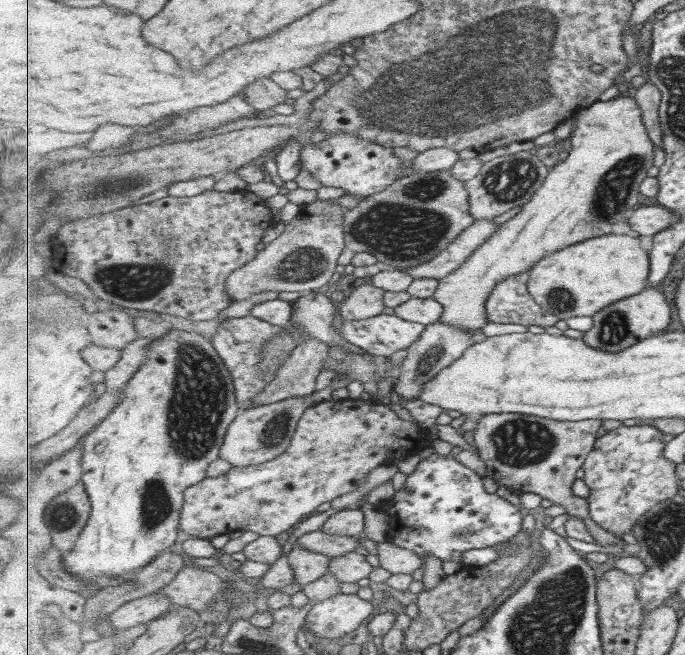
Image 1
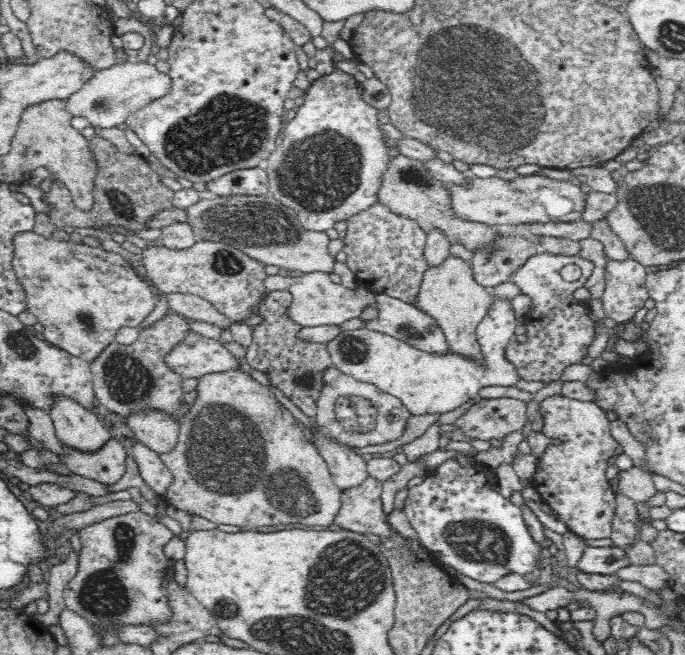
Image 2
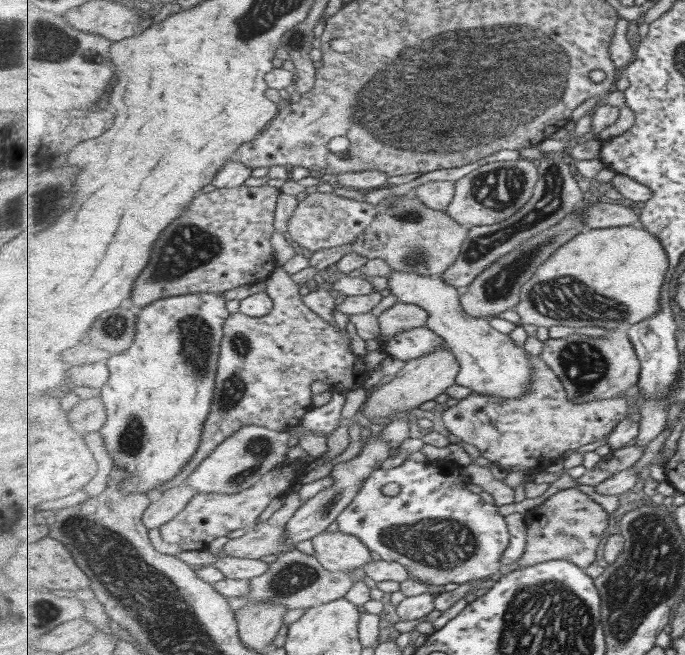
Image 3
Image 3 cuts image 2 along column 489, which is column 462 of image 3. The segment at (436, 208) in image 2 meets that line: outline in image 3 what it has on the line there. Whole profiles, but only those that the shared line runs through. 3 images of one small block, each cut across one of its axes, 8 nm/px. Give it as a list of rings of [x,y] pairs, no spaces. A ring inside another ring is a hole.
[[[417,196],[403,197],[379,213],[368,230],[353,244],[352,253],[363,257],[382,258],[397,272],[415,272],[419,276],[441,276],[457,262],[470,226],[459,224],[447,210],[437,210]]]

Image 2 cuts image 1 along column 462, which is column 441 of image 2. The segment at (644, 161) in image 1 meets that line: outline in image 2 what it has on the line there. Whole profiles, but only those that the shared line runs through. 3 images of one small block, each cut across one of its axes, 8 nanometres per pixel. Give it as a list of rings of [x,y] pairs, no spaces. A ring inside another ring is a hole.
[[[448,256],[438,268],[429,268],[424,272],[420,286],[411,302],[416,308],[429,314],[442,328],[452,355],[476,365],[486,365],[482,348],[477,337],[477,326],[484,318],[492,302],[492,291],[480,286],[473,277],[468,262]]]

